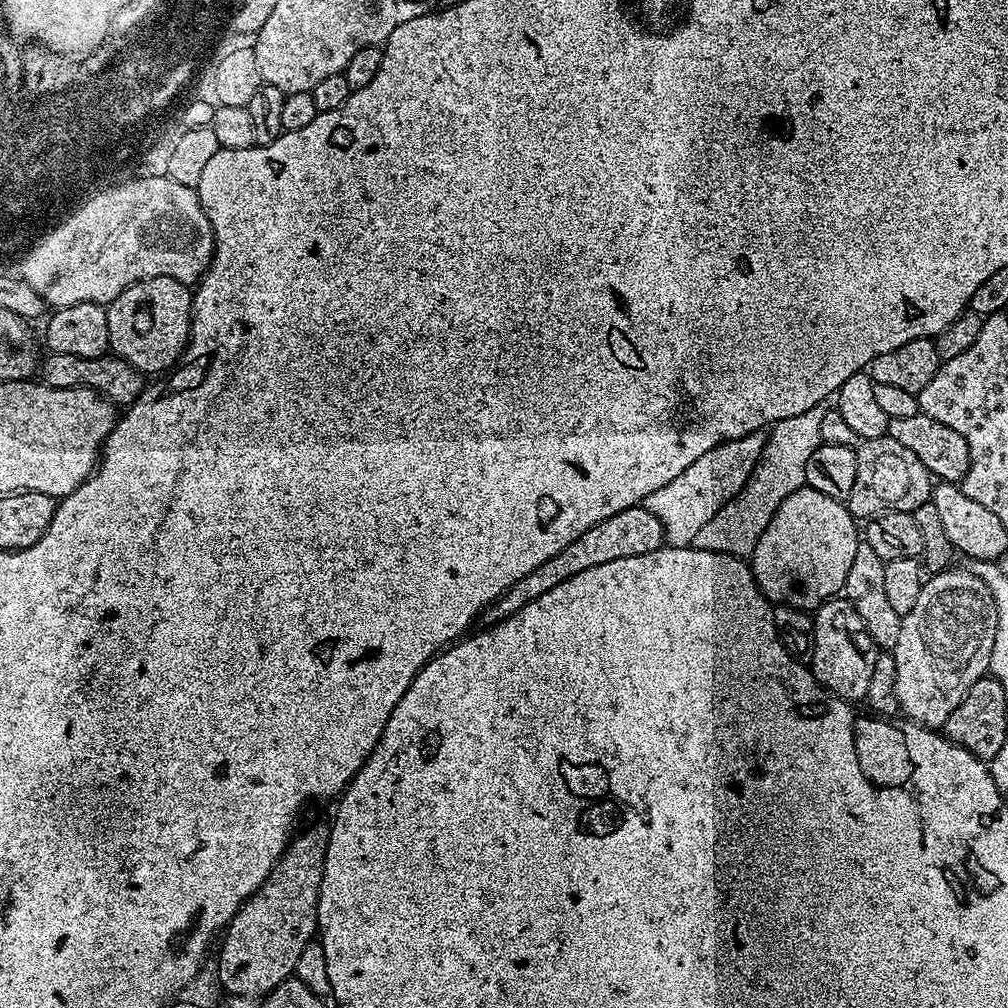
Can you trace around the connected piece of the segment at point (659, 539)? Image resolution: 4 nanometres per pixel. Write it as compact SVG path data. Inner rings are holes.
M642 506L627 508L586 530L566 550L558 550L554 558L542 562L526 578L517 580L510 595L507 597L509 613L517 612L523 604L546 594L546 590L554 590L558 582L566 582L566 578L574 578L574 574L582 574L582 570L590 570L590 566L602 566L606 562L614 562L614 558L634 558L638 554L650 554L658 550L665 543L664 531L658 518L650 514ZM512 596L512 597L511 597Z

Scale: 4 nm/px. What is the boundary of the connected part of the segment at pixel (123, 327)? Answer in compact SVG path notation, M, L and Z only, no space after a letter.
M169 276L146 278L122 290L122 294L107 305L108 342L115 355L133 358L144 356L147 352L156 356L183 353L192 331L193 297L189 285Z

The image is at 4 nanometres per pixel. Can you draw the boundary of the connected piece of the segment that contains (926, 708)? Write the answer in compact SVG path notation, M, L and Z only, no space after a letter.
M945 570L932 575L925 579L922 586L922 594L918 598L918 603L914 605L914 610L910 610L910 614L906 614L900 621L900 629L898 630L898 642L890 650L891 656L896 663L896 693L898 694L898 702L900 703L900 712L903 713L911 723L919 724L925 728L933 730L943 729L944 723L950 718L950 714L954 714L954 710L958 706L958 702L962 702L962 698L966 698L966 694L974 686L974 682L985 679L986 673L989 671L988 663L992 657L992 647L994 646L994 634L996 633L996 607L992 604L992 595L984 582L977 576L973 575L970 570Z

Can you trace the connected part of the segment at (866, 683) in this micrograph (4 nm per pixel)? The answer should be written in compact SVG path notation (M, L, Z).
M847 598L826 601L815 609L810 639L812 639L810 667L816 681L839 700L863 701L870 690L870 674L874 674L878 649L865 632L862 618L858 618L858 610L854 610L854 606Z

